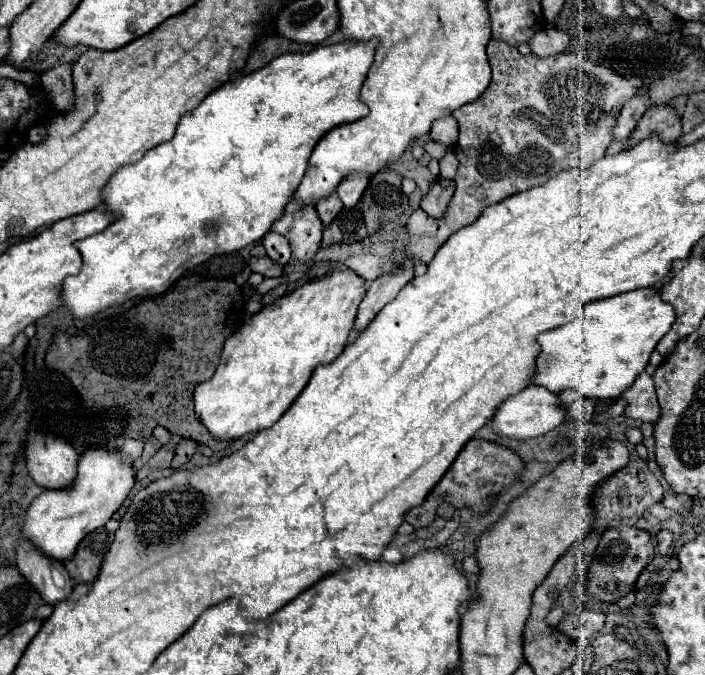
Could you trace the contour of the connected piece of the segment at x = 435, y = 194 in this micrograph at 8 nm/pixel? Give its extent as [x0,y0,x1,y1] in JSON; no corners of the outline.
[420,178,454,218]

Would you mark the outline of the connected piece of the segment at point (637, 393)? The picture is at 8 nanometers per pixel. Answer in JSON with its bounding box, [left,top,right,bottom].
[622,372,660,424]

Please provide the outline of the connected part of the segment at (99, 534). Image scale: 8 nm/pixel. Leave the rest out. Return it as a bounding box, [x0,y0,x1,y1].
[64,528,114,584]

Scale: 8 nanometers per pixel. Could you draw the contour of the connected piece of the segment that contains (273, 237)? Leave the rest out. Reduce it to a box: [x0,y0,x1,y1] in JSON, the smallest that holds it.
[264,232,292,266]

